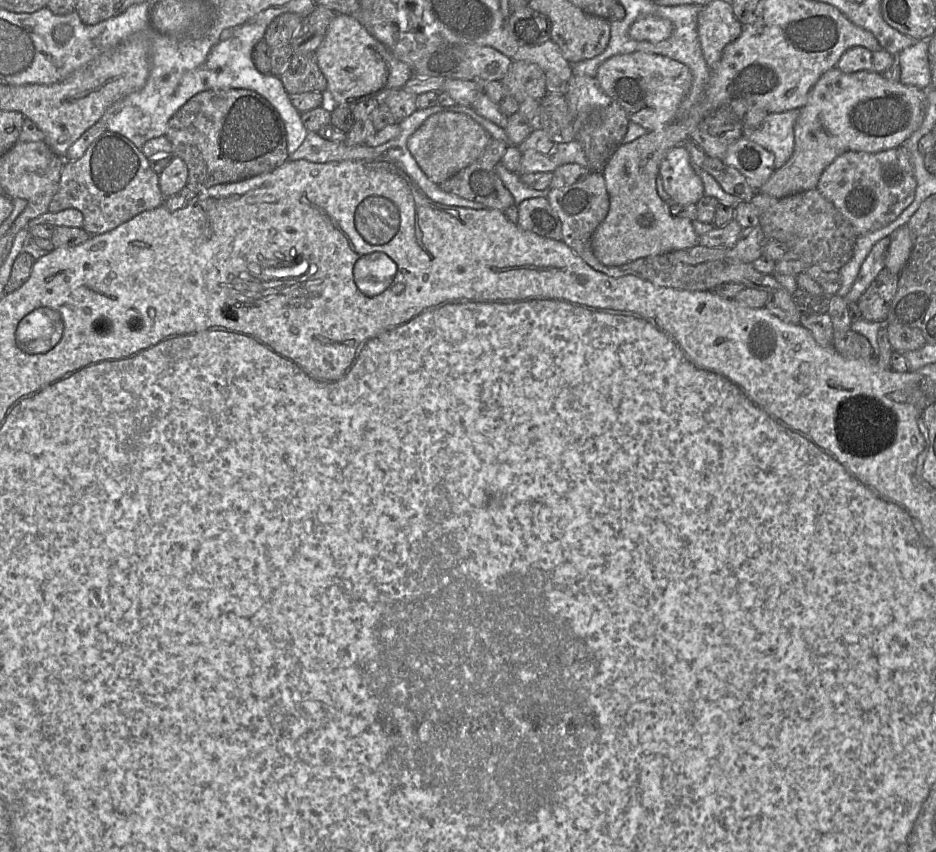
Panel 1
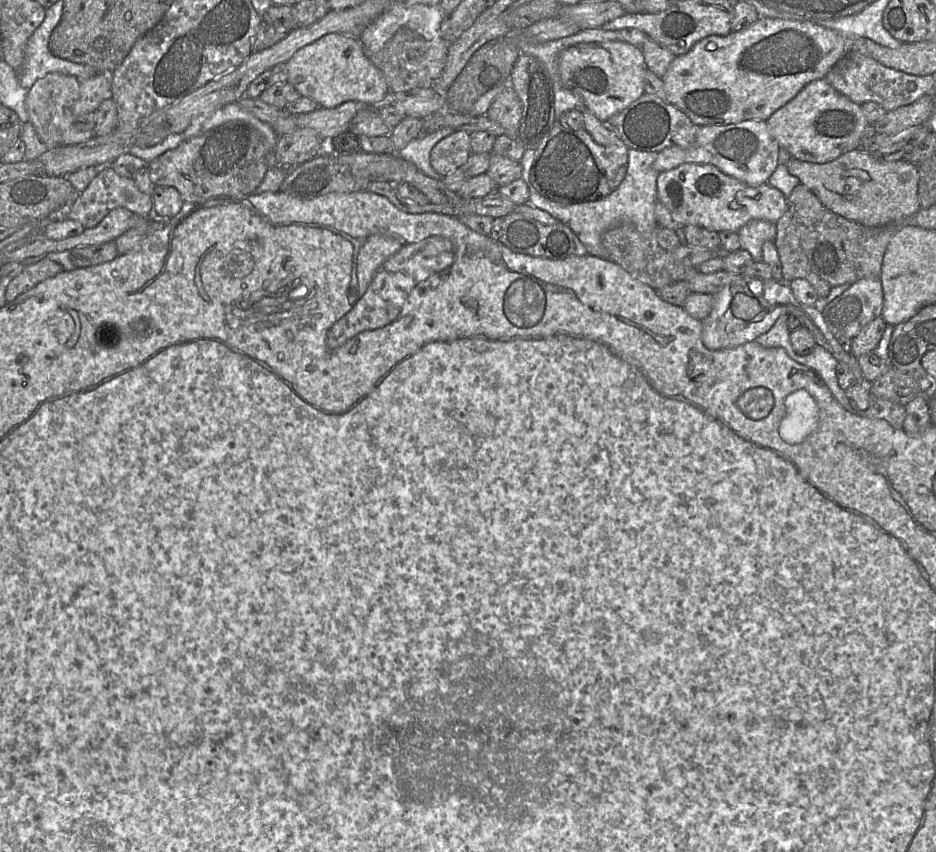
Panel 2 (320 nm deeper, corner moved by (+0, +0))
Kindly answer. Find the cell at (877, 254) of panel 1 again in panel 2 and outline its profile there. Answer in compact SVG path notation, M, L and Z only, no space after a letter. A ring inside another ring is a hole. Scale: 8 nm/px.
M863 278L853 283L846 291L829 303L825 303L822 300L819 307L832 334L838 340L846 340L855 338L868 323L882 316L883 305L884 295L880 278Z

